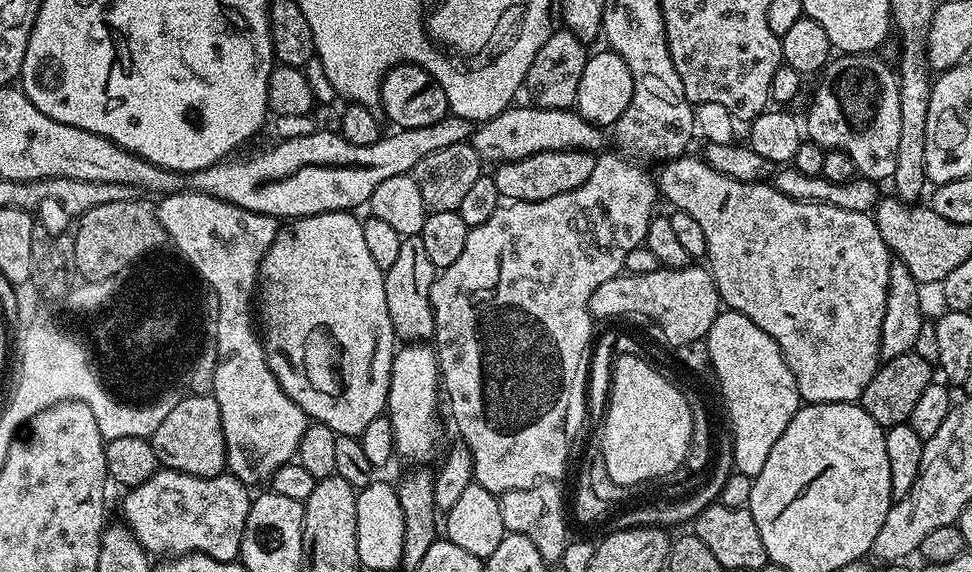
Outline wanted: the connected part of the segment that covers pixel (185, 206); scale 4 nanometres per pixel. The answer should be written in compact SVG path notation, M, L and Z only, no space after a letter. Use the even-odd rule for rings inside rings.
M191 190L163 197L156 213L170 244L180 251L181 257L191 258L216 285L220 295L221 368L216 388L210 394L218 402L218 410L222 410L227 471L249 486L271 481L282 465L296 460L296 451L310 423L302 406L278 386L278 378L274 378L264 353L261 333L254 323L260 263L280 231L281 221Z

